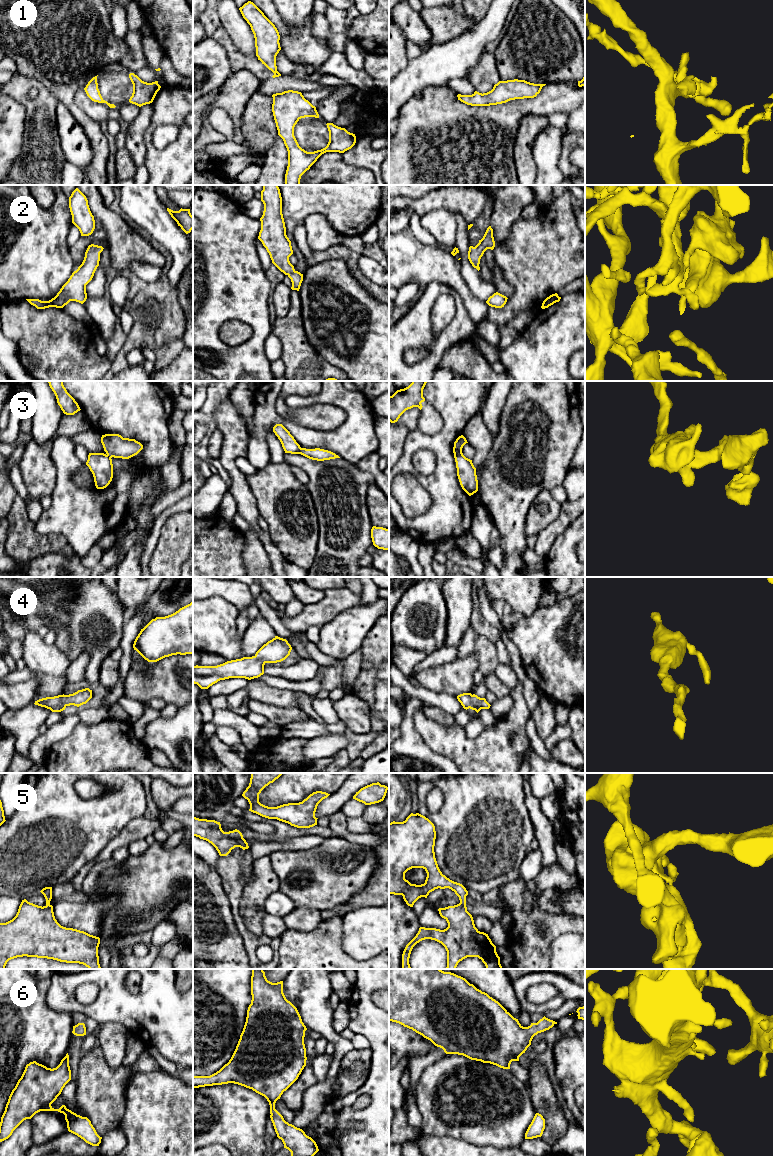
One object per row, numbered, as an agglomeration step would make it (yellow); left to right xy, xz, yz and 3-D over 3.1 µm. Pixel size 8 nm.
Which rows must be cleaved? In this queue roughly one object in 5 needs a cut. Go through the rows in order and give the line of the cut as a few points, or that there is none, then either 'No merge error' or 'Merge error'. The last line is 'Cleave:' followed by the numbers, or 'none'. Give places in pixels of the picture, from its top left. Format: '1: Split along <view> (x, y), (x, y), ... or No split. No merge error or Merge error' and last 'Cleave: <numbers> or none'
1: No split. No merge error
2: No split. No merge error
3: Split along yz (453, 447), (461, 452). Merge error
4: No split. No merge error
5: Split along yz (460, 902), (465, 906). Merge error
6: No split. No merge error
Cleave: 3, 5

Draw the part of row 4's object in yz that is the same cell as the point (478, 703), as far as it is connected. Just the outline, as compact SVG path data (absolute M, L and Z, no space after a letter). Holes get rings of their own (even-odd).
M463 693L457 696L458 701L461 703L464 709L472 709L475 710L477 713L481 709L489 709L490 704L486 701L485 698L480 698L475 694L471 693Z

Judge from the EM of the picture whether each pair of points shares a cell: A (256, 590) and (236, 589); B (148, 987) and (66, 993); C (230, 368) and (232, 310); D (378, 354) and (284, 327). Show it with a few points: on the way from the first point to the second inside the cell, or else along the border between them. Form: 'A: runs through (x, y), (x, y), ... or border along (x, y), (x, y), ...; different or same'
A: border along (248, 587), (254, 599); different
B: runs through (128, 1006), (85, 1009); same
C: runs through (225, 353), (214, 342), (214, 325), (217, 322); same
D: border along (301, 310), (302, 325), (306, 338), (318, 353); different

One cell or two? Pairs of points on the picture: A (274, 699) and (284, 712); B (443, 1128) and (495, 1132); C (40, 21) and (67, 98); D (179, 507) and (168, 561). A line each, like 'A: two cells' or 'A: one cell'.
A: two cells
B: one cell
C: one cell
D: two cells

